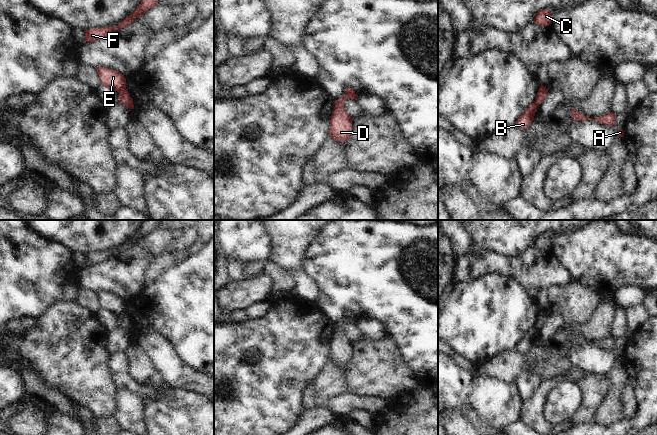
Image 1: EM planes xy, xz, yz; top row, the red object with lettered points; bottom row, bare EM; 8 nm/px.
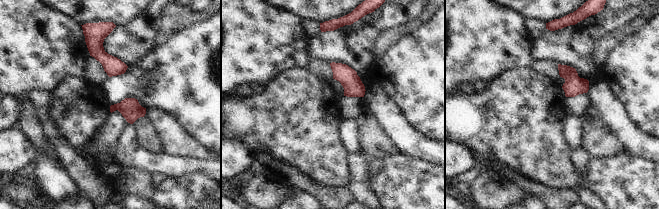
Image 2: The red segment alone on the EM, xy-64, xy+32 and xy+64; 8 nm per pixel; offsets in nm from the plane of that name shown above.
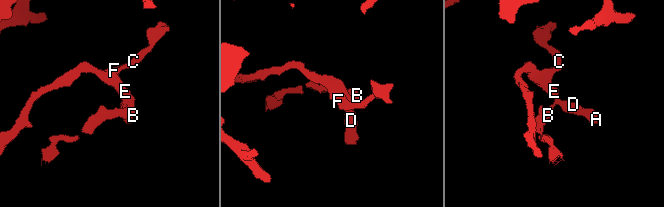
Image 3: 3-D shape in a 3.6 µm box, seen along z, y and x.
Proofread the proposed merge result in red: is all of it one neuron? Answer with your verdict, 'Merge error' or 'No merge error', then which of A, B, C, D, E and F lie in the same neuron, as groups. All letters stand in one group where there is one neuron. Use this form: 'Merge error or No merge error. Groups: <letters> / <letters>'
Merge error. Groups: A C D E F / B

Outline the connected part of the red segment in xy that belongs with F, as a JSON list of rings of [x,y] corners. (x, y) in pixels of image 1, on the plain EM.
[[[144,220],[137,230],[136,234],[123,243],[115,251],[103,251],[103,252],[91,252],[85,255],[85,266],[94,266],[96,264],[102,263],[107,259],[111,258],[115,254],[121,254],[122,252],[130,249],[136,242],[142,240],[150,232],[158,228],[159,220]]]

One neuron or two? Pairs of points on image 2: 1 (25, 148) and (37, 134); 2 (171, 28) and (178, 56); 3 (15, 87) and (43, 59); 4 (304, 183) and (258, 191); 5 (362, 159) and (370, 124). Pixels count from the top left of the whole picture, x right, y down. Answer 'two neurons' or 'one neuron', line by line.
1: two neurons
2: two neurons
3: one neuron
4: two neurons
5: two neurons

